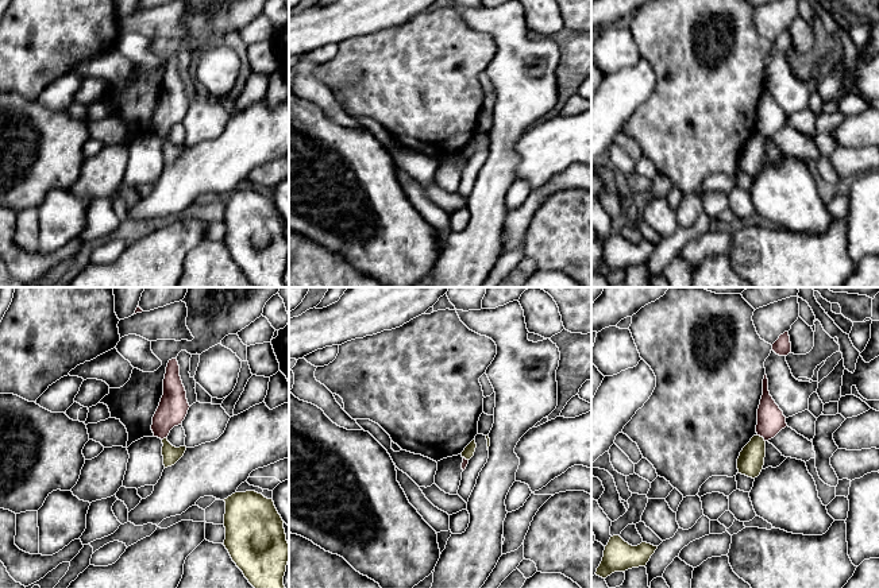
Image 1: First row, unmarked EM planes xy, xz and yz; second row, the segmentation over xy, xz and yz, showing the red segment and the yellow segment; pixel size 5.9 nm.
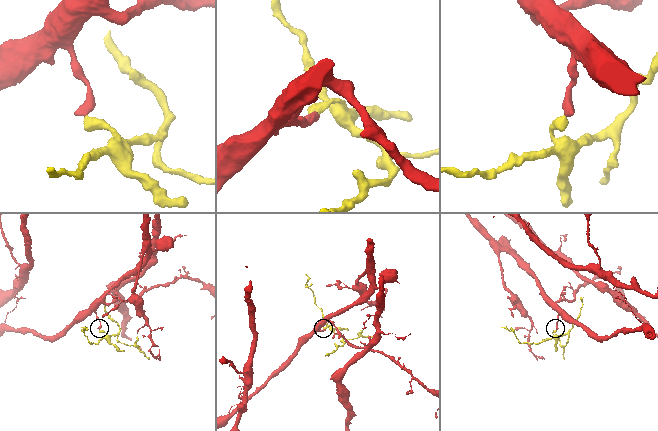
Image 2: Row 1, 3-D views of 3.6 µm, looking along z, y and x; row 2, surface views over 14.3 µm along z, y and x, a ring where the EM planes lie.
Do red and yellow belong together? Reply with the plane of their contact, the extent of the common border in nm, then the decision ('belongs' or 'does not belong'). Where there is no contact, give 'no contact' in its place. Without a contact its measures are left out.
yz | 70 nm | does not belong

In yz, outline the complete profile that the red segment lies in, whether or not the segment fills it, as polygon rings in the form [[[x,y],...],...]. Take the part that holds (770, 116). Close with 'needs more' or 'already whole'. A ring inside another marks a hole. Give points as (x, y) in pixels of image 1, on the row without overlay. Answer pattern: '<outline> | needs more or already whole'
[[[763,77],[763,93],[757,107],[756,131],[764,139],[774,136],[782,127],[787,124],[786,115],[779,104],[775,101],[768,89],[768,77]]] | already whole

